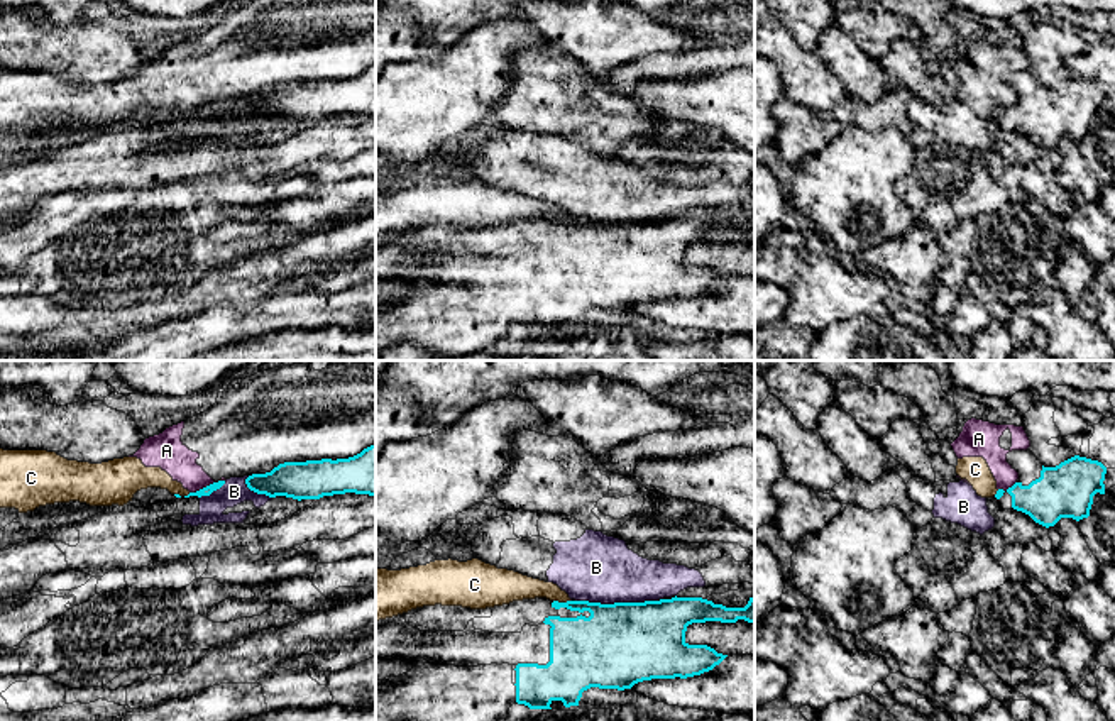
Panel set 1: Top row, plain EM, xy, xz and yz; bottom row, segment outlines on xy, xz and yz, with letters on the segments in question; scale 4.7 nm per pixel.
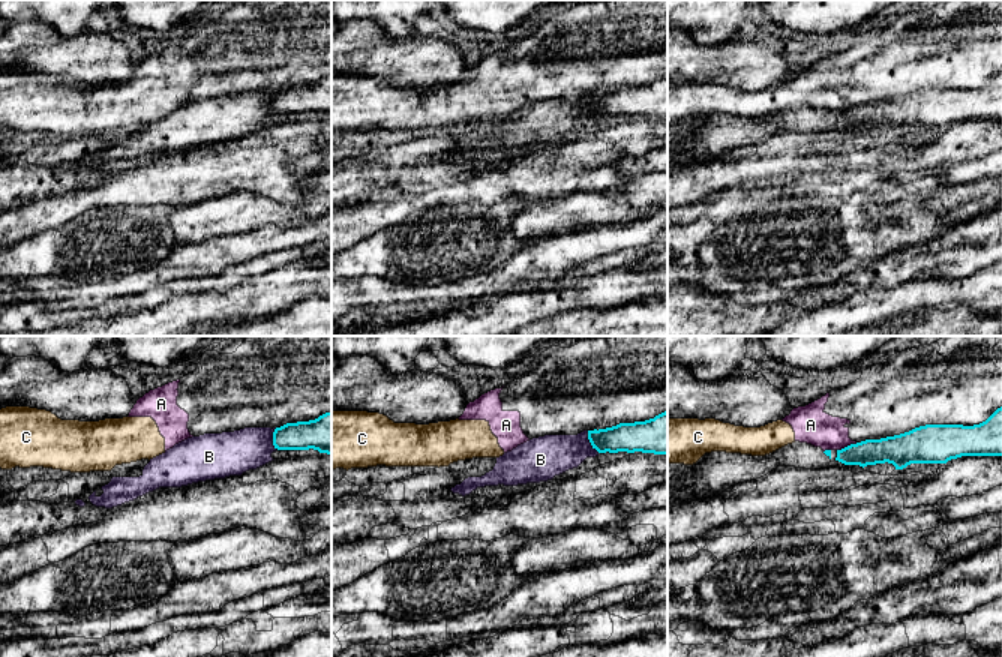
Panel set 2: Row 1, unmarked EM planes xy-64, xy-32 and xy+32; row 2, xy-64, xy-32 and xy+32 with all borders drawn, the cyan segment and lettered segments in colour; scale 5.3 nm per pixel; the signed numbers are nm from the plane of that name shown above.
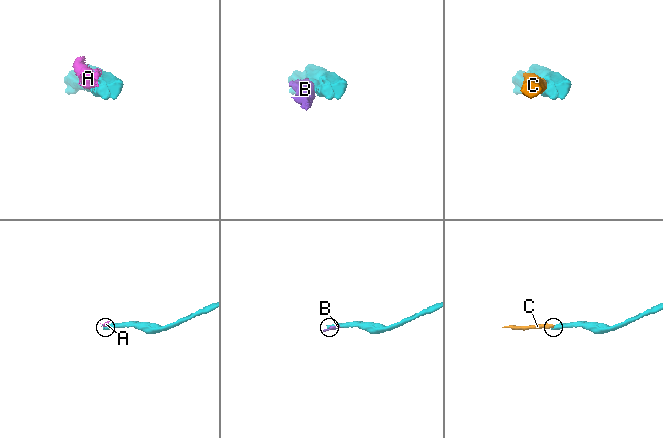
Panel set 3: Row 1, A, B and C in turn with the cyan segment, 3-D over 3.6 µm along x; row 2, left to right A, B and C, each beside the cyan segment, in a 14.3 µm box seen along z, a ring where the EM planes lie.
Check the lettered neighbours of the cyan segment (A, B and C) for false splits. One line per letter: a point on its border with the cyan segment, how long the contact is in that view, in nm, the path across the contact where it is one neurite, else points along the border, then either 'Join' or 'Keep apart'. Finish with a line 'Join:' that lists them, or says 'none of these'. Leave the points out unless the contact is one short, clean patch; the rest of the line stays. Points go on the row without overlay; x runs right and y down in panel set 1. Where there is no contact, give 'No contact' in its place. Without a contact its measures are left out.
A: Touches cyan at xy (203, 109). Shared border 130 nm. Boundary: xy (214, 102), (190, 114). Keep apart
B: Touches cyan at xz (616, 224). Shared border 400 nm. Keep apart
C: Touches cyan at xz (562, 224). Shared border 80 nm. Boundary: xz (554, 220), (569, 222). Keep apart
Join: none of these

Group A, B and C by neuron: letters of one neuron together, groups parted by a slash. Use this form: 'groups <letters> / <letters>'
groups A C / B

